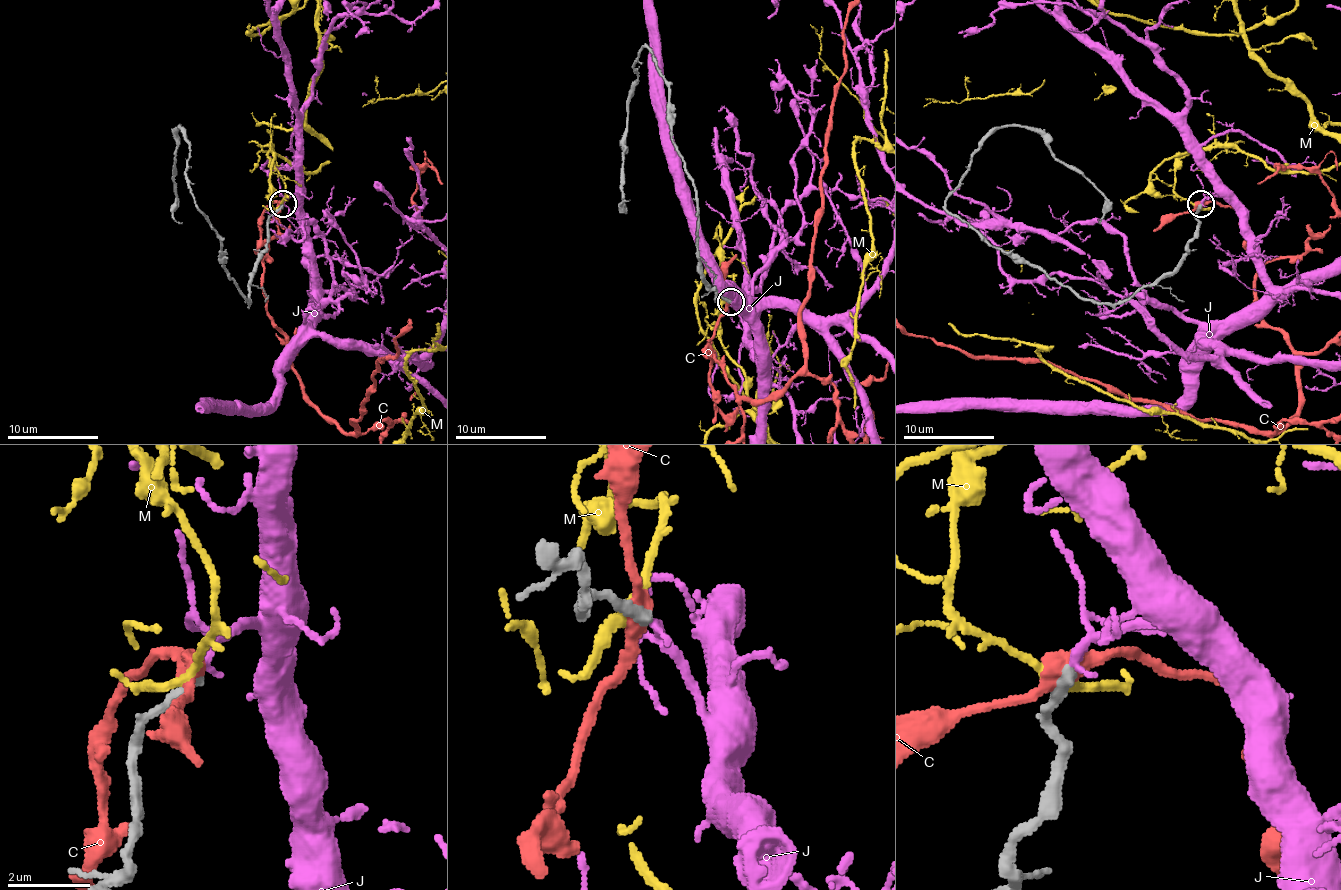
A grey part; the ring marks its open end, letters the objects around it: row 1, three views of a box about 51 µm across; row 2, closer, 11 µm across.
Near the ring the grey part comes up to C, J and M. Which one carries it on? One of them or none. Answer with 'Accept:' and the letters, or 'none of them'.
Accept: J

